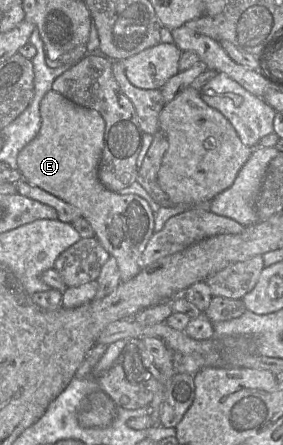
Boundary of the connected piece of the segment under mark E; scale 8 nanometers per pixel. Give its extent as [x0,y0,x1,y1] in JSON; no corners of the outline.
[17,90,155,281]

